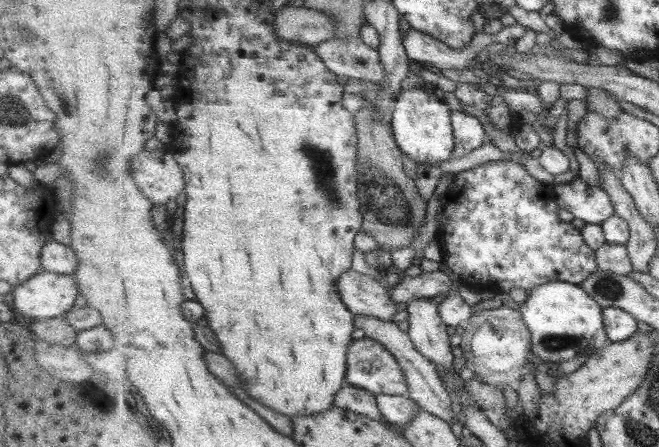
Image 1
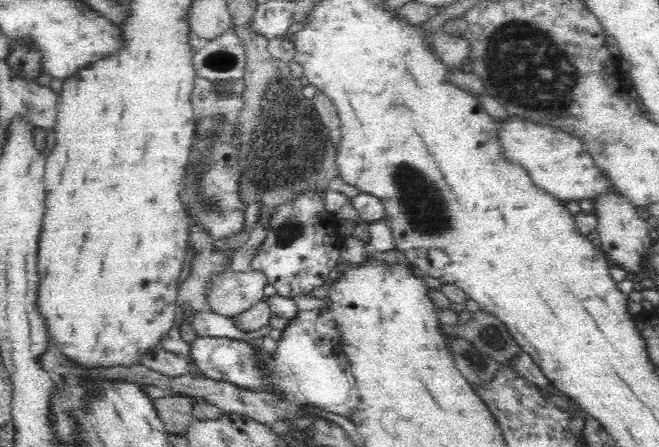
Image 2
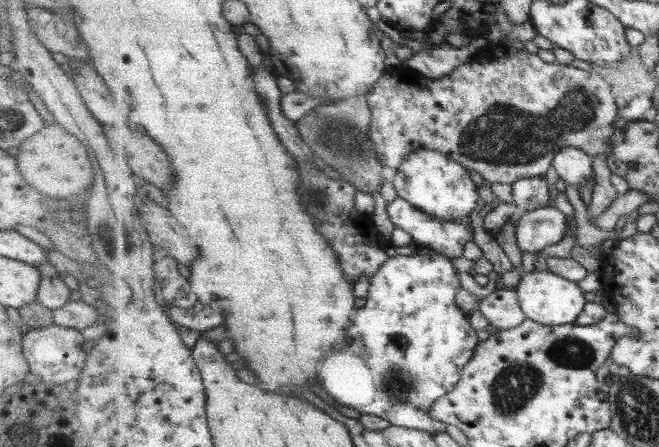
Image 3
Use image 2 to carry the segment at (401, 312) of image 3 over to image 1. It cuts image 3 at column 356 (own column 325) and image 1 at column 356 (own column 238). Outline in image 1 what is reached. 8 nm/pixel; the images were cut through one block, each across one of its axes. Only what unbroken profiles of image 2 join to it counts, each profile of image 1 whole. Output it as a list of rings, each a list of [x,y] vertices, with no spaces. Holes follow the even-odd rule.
[[[367,336],[354,340],[349,347],[346,382],[368,390],[376,397],[380,394],[408,396],[410,393],[406,372],[397,358],[386,346]]]

